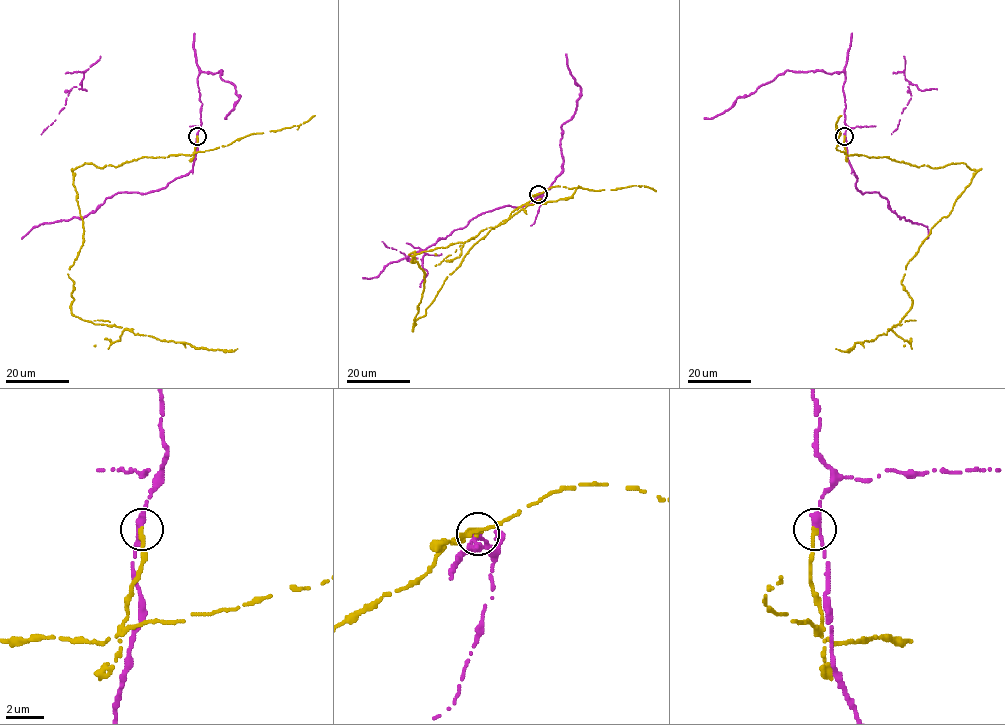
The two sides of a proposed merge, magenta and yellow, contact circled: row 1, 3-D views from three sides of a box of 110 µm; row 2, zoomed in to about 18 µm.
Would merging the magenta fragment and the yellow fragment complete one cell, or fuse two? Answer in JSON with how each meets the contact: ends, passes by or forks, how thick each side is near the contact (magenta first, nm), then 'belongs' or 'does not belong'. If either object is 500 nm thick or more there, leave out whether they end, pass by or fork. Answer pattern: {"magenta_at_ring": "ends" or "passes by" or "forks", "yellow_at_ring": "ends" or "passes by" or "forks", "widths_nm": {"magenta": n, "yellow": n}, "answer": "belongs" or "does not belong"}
{"magenta_at_ring": "ends", "yellow_at_ring": "ends", "widths_nm": {"magenta": 440, "yellow": 280}, "answer": "does not belong"}

